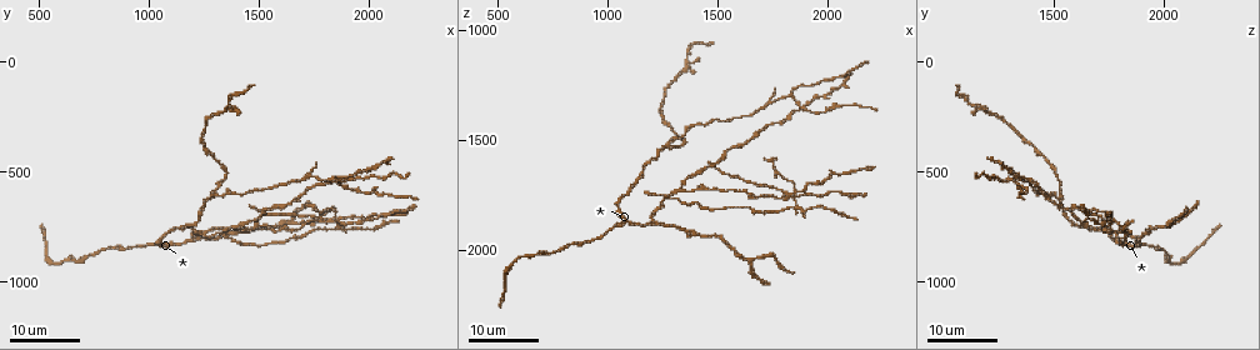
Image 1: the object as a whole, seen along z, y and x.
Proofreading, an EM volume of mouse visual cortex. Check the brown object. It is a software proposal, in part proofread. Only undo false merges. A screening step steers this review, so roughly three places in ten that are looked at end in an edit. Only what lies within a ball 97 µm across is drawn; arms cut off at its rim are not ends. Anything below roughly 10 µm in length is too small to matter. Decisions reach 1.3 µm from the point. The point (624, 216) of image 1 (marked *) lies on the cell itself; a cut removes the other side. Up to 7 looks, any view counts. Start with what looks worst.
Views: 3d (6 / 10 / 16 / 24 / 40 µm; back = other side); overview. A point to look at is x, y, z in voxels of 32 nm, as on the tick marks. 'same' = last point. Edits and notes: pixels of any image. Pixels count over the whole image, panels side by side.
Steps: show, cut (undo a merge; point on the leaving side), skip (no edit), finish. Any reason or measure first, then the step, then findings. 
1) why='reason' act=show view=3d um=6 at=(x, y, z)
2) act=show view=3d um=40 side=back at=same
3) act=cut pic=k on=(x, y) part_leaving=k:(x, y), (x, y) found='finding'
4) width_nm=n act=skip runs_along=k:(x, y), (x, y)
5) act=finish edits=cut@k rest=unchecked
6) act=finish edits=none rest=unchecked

why='small branch off a trunk' act=show view=3d um=24 at=(1860, 720, 1770)

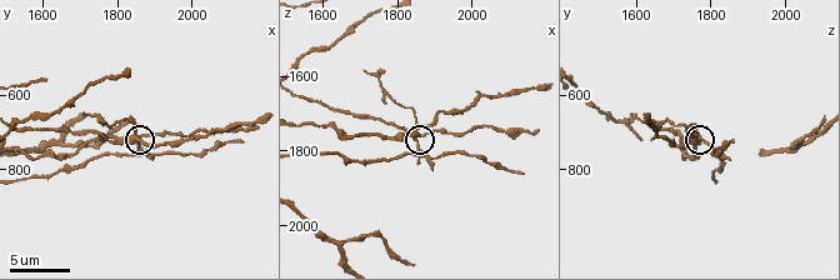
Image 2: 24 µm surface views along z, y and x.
act=show view=3d um=10 at=(1840, 700, 1770)

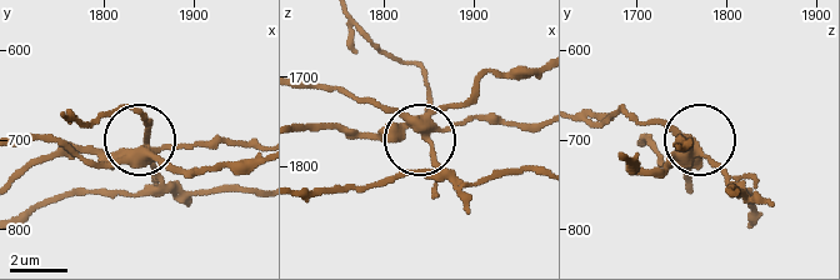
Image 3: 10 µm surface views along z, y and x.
width_nm=330 act=cut pic=3 on=(153, 170) part_leaving=3:(140, 158), (154, 171), (140, 191), (60, 194), (25, 210) found='a second cell is stuck on'

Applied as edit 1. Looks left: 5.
why='two arms in line, one across' act=show view=3d um=24 at=(1290, 600, 1510)

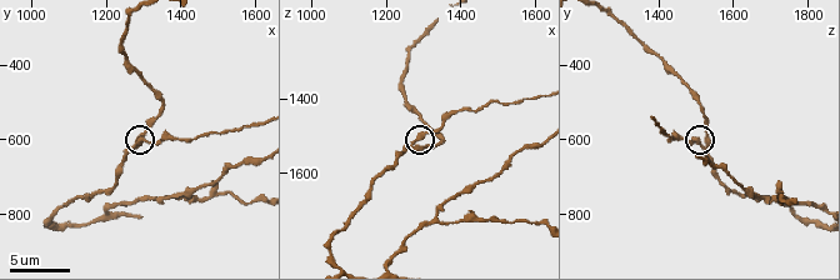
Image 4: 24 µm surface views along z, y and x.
act=show view=3d um=6 at=(1280, 610, 1510)

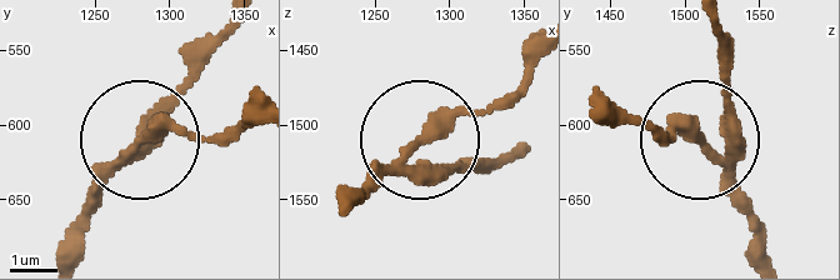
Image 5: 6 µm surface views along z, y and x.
act=cut pic=5 on=(166, 121) part_leaving=5:(131, 156), (164, 136), (259, 125) found='a second cell is stuck on'

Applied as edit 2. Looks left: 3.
act=show view=overview

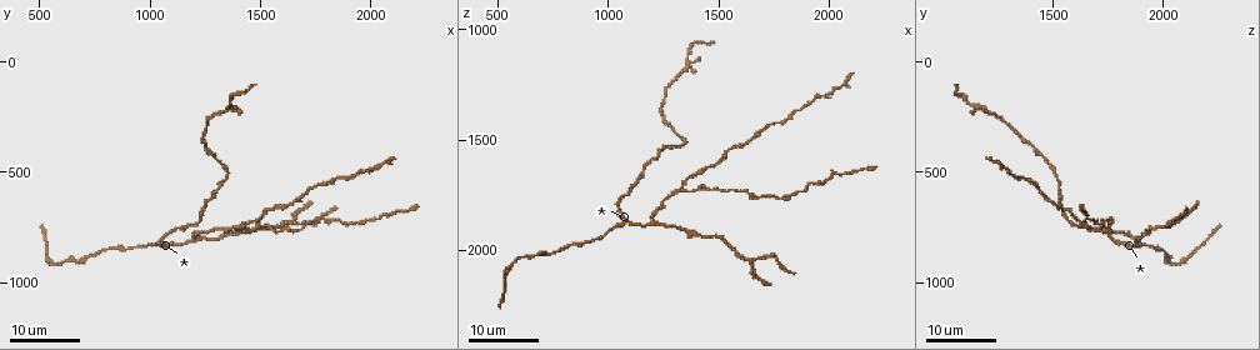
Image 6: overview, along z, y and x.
why='branch point' act=show view=3d um=16 at=(1210, 800, 1860)

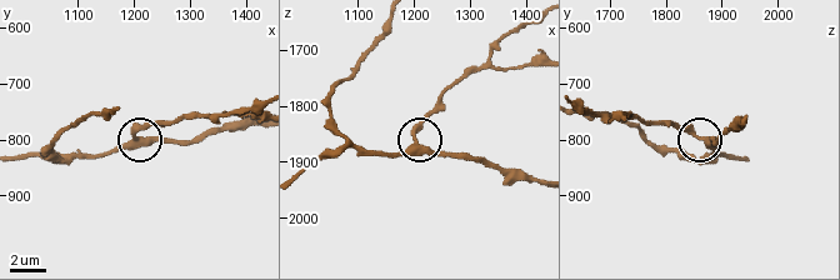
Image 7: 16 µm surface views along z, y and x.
why='zoom in' act=show view=3d um=10 at=(1205, 800, 1860)

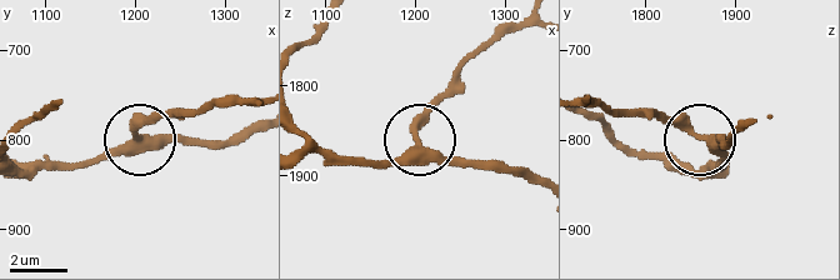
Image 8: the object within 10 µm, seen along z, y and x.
arms=3 act=skip runs_along=8:(23, 168), (78, 168), (149, 140), (204, 140) found='all the same cell'

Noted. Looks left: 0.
act=finish edits=cut@3,cut@5 rest=unchecked

